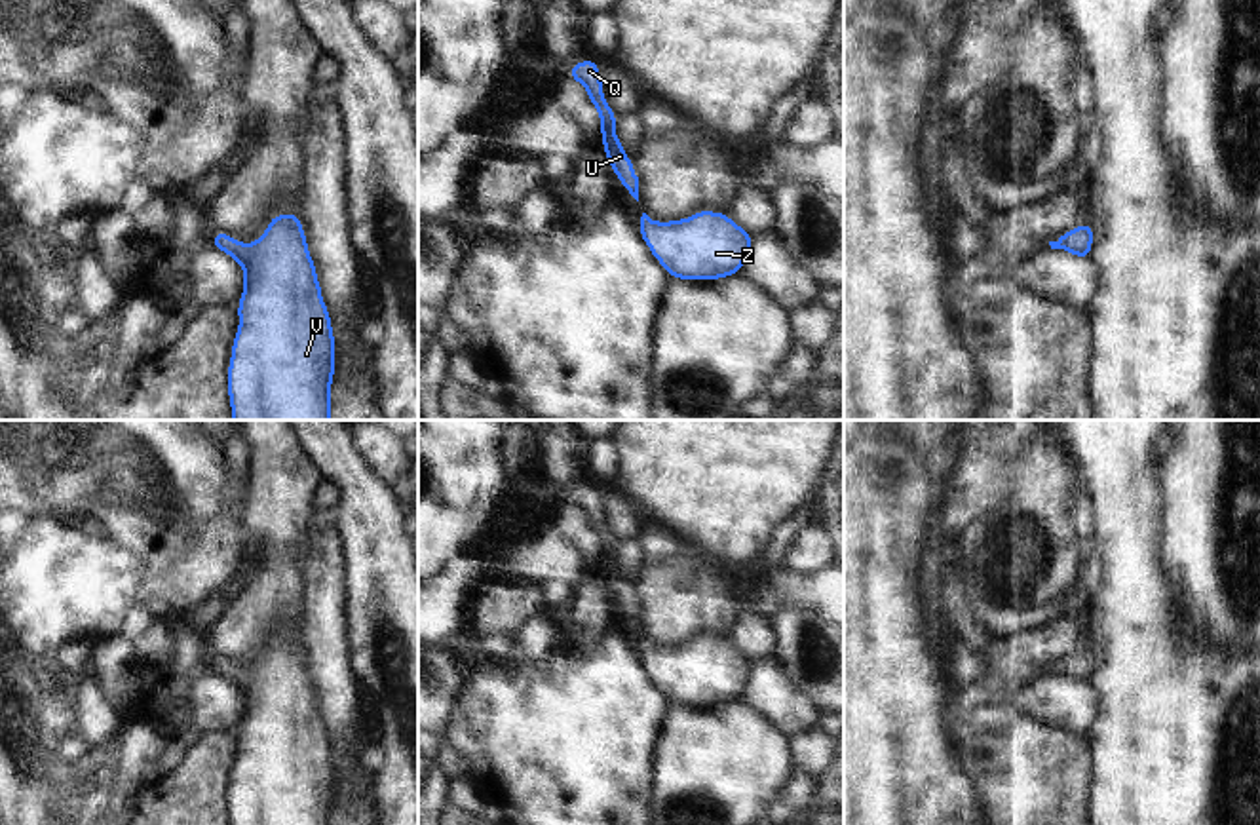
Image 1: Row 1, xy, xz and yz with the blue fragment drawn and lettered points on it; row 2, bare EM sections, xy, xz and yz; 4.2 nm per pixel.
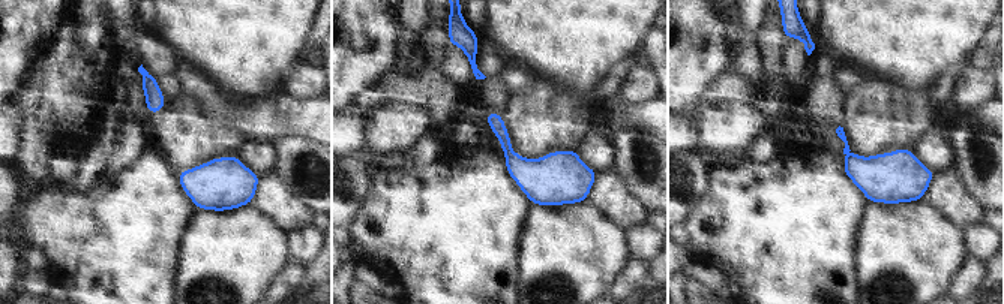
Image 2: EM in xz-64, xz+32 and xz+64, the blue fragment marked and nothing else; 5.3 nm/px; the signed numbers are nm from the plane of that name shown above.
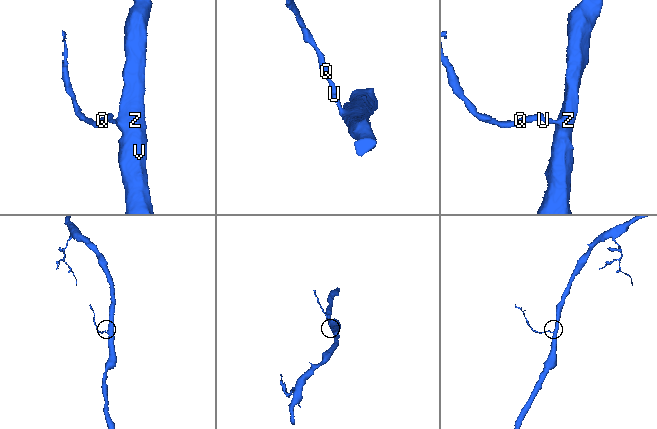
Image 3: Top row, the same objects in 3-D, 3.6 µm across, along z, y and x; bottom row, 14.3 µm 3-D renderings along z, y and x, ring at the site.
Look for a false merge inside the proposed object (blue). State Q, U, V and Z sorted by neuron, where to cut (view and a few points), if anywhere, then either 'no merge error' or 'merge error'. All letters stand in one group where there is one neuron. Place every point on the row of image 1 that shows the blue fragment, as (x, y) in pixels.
Q U V Z | no cut | no merge error

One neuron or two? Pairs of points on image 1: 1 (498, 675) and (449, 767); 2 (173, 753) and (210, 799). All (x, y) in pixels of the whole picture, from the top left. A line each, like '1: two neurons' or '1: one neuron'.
1: two neurons
2: two neurons

